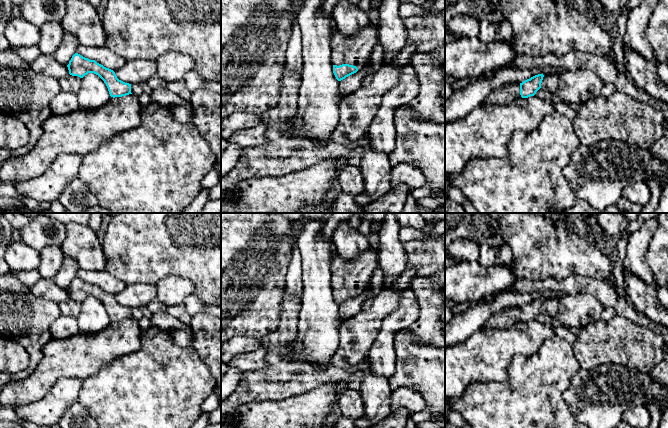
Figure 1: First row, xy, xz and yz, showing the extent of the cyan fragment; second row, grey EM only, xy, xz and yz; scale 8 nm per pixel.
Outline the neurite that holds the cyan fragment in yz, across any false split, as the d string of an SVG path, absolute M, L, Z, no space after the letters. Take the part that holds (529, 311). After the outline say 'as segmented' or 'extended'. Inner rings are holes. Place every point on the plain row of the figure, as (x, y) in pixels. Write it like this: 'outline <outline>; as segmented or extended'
outline M538 298L522 307L506 308L495 313L487 322L486 326L490 328L509 328L522 321L528 322L534 320L541 312L544 299Z; extended

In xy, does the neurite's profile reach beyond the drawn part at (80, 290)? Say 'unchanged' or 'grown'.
unchanged

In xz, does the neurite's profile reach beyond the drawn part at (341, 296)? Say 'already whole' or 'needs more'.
needs more

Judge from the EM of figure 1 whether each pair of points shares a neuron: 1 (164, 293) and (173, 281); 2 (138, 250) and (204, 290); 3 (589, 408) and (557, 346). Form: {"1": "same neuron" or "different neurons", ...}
{"1": "same neuron", "2": "same neuron", "3": "different neurons"}

